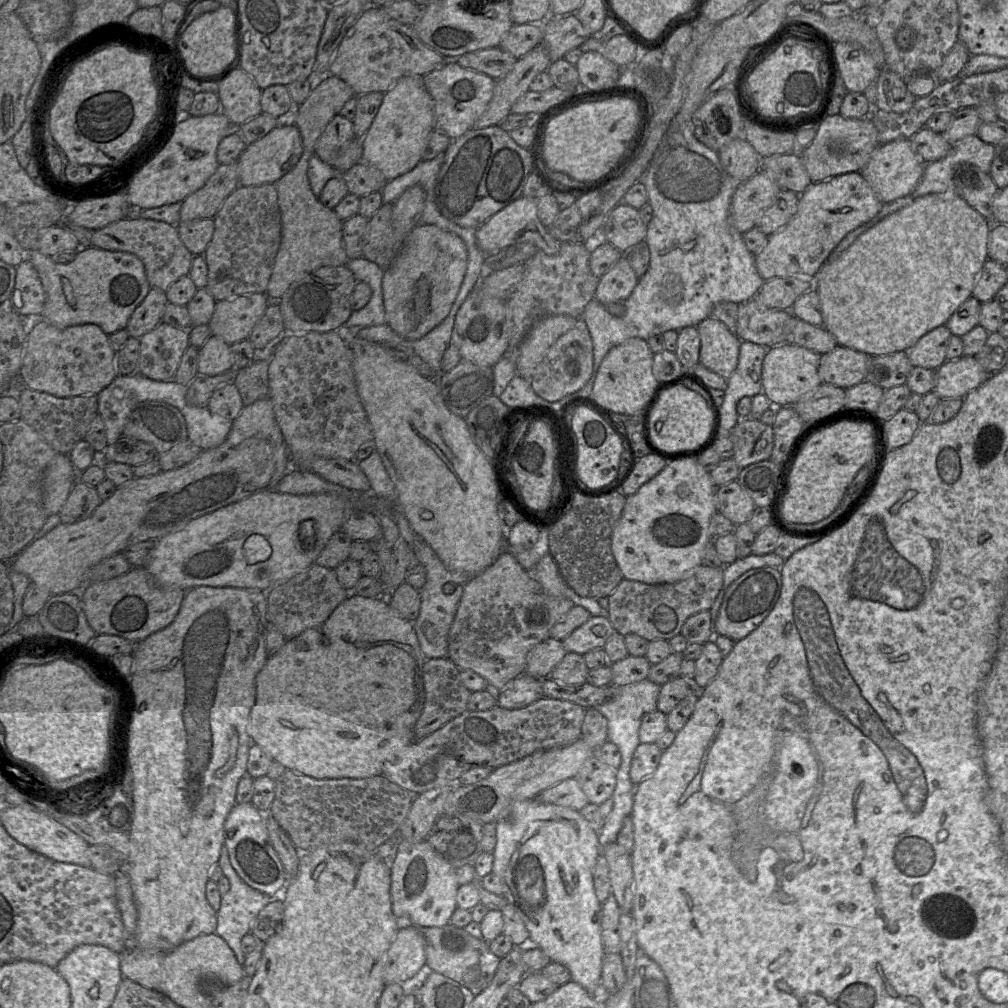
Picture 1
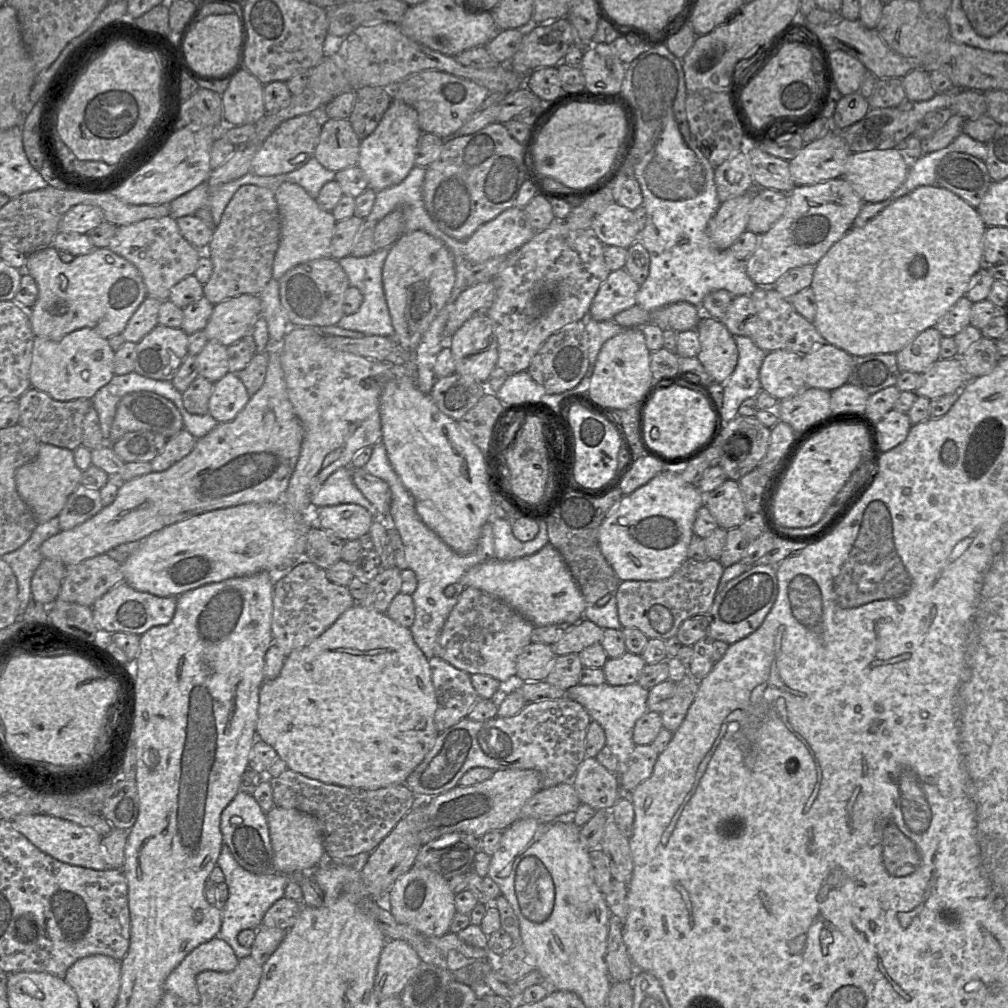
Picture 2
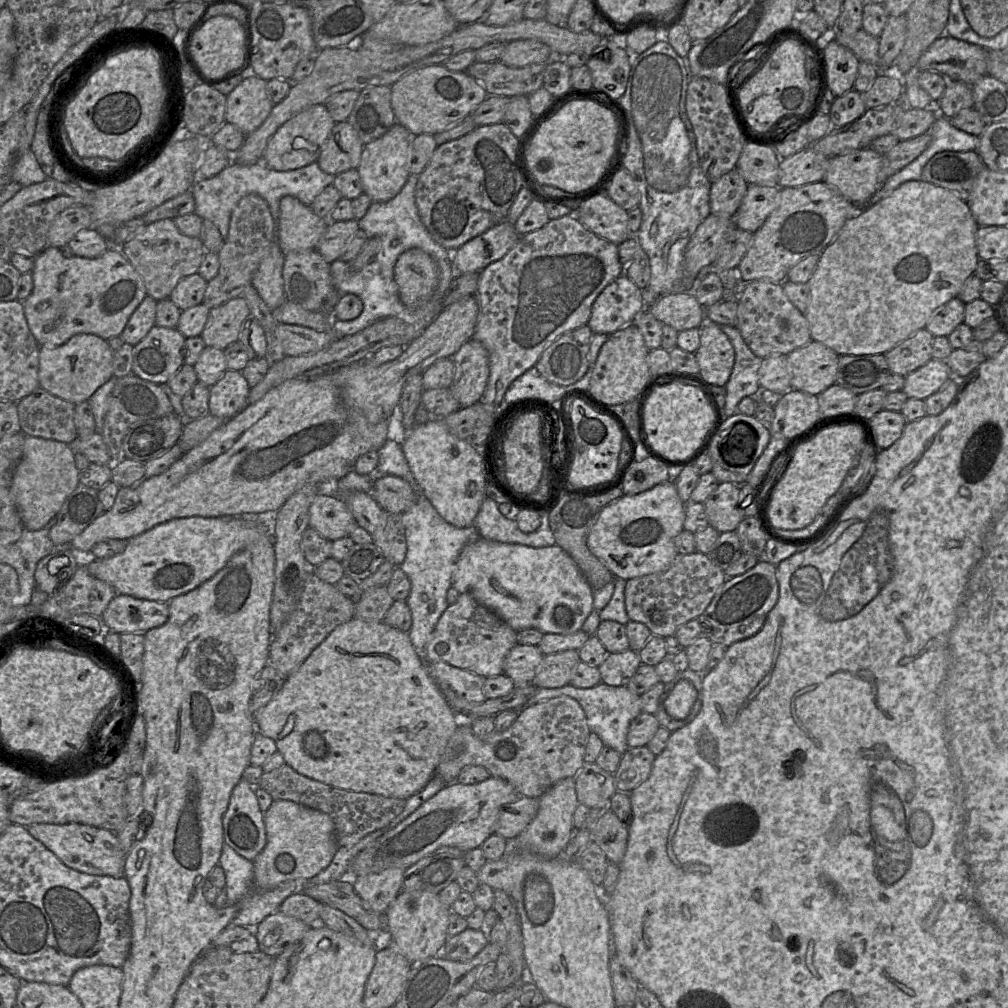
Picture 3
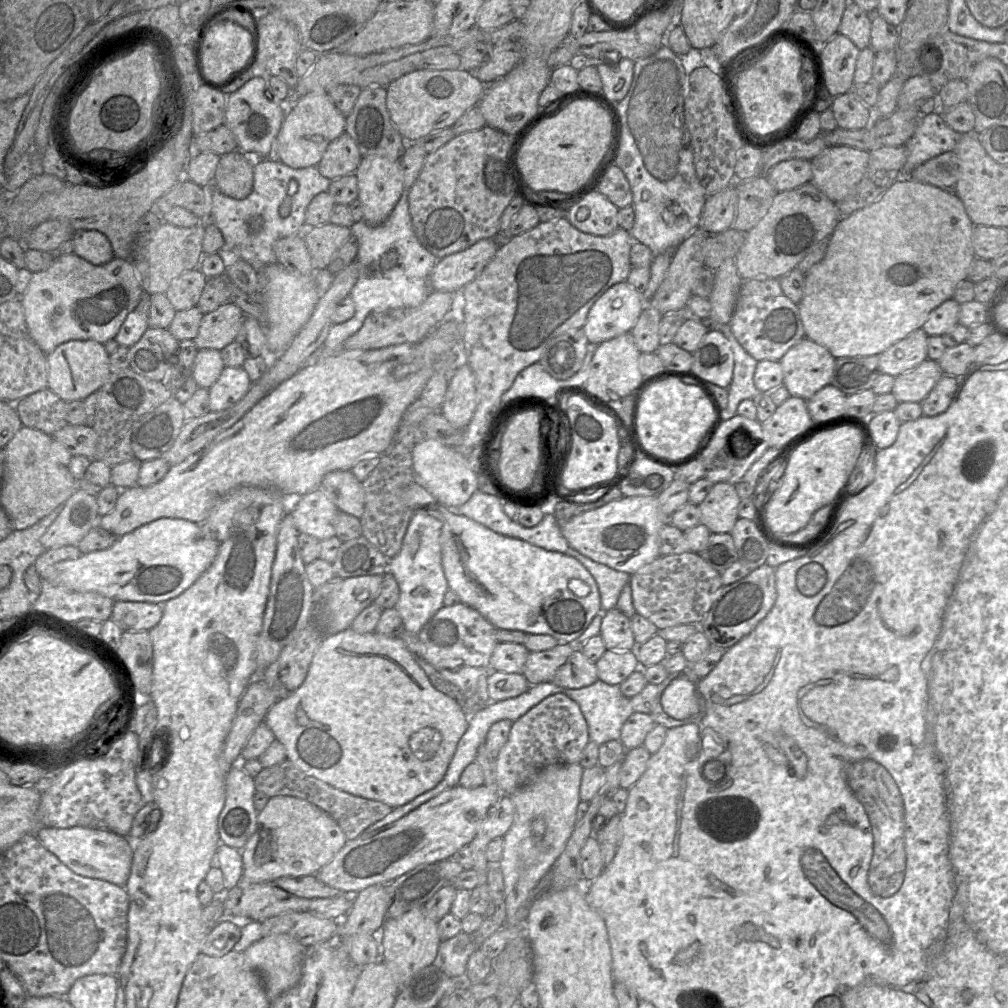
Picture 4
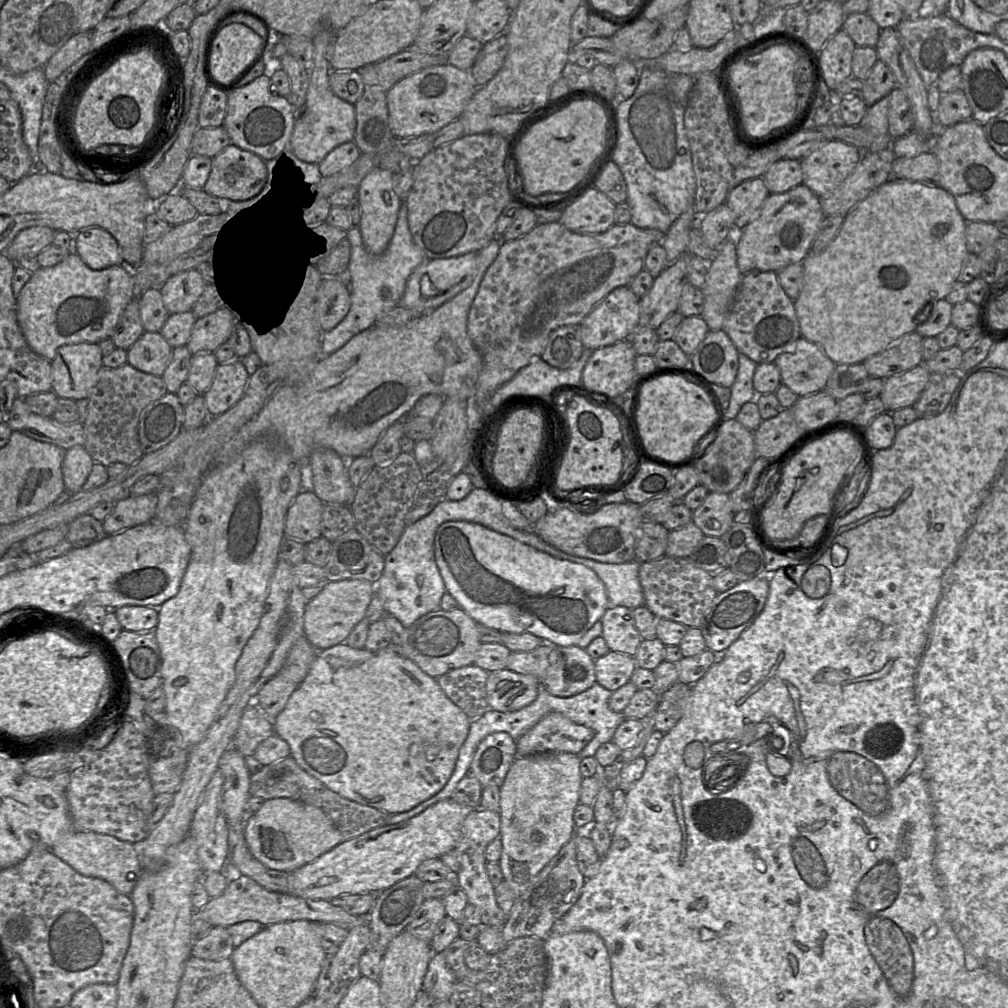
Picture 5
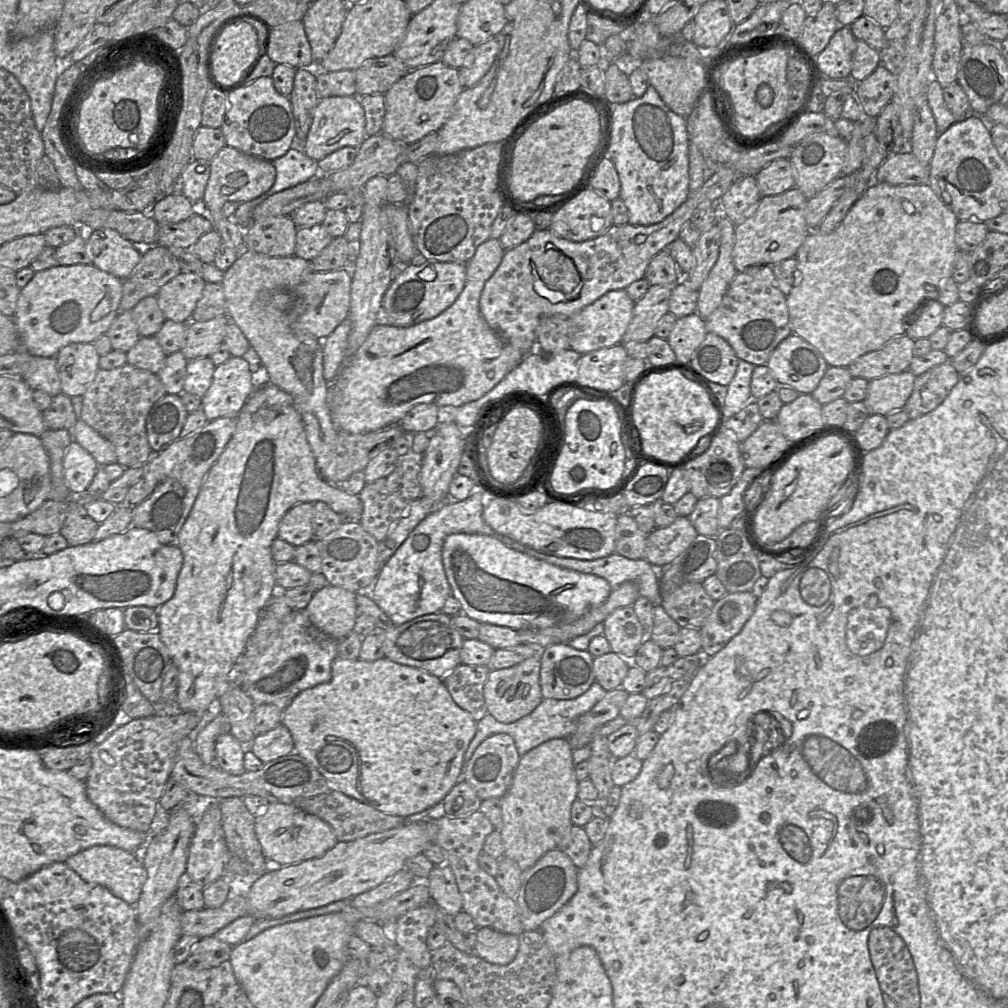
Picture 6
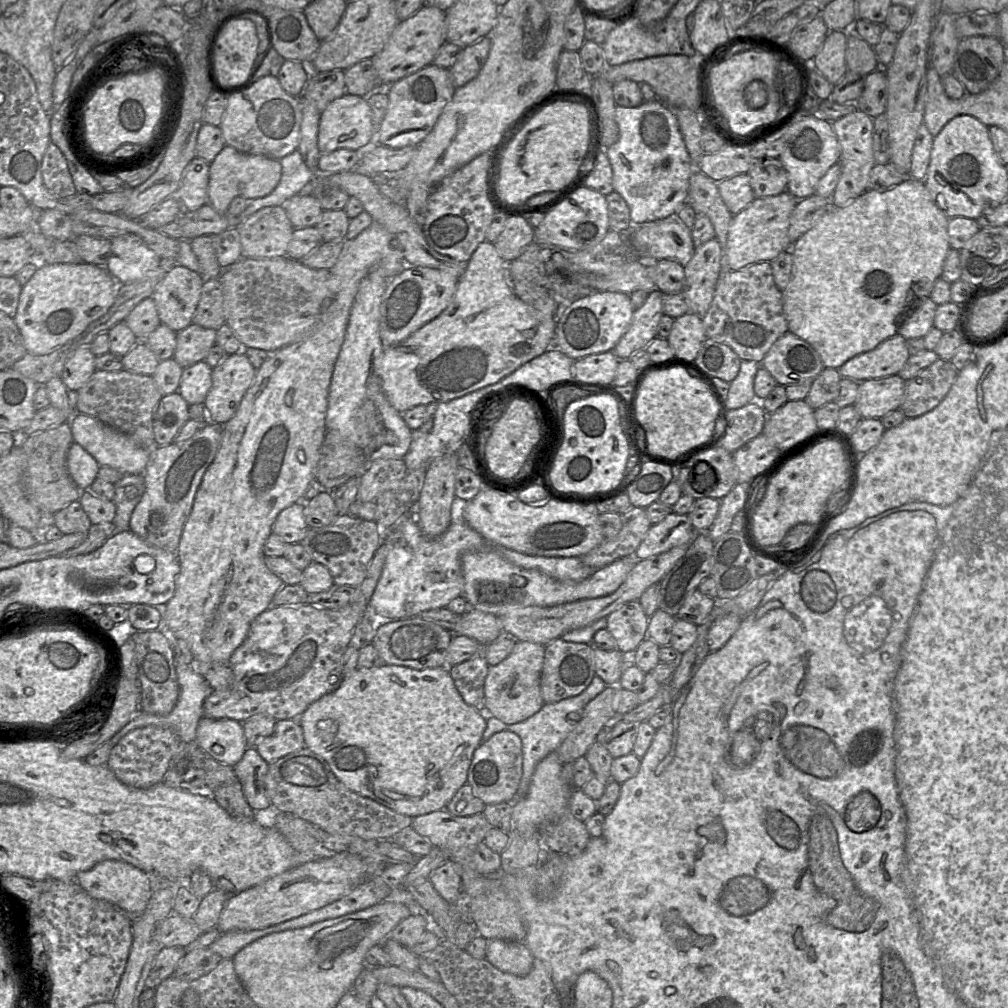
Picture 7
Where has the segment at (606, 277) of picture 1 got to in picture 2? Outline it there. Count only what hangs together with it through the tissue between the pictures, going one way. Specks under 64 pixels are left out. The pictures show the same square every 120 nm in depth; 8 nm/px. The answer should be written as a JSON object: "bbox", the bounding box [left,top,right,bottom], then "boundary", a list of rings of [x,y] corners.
{"bbox":[588,268,639,321],"boundary":[[[625,268],[611,271],[596,292],[588,317],[597,321],[613,320],[616,314],[636,305],[639,287]]]}

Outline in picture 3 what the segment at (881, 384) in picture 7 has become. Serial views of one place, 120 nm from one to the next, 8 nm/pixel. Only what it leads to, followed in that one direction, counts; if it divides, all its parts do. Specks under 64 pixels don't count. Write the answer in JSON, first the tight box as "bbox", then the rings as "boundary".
{"bbox":[902,359,950,400],"boundary":[[[931,359],[905,377],[902,391],[908,399],[926,400],[939,391],[950,377],[950,369],[946,361]]]}

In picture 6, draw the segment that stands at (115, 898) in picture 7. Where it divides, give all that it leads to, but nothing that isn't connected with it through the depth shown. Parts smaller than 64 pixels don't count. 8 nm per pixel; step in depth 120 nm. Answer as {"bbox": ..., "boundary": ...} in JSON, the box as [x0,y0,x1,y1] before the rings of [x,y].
{"bbox":[65,845,147,906],"boundary":[[[96,845],[82,850],[70,856],[65,864],[85,882],[107,888],[114,896],[132,906],[138,902],[147,879],[147,873],[140,855],[108,845]]]}

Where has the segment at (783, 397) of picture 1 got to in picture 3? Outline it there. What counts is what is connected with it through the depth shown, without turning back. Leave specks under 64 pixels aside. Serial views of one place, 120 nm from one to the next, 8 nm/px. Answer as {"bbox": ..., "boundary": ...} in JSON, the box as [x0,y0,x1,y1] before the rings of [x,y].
{"bbox":[758,355,790,393],"boundary":[[[774,355],[763,358],[758,370],[761,390],[785,393],[790,388],[790,369],[787,355]]]}

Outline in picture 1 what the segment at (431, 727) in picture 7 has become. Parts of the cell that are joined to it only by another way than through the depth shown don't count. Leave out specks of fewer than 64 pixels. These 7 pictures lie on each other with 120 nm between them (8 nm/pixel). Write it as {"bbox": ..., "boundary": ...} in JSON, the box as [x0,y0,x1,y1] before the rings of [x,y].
{"bbox":[247,594,425,779],"boundary":[[[349,594],[321,627],[307,629],[297,637],[286,640],[276,653],[268,656],[265,665],[256,676],[256,699],[247,725],[251,744],[259,745],[273,761],[284,765],[286,769],[316,779],[361,779],[382,775],[384,763],[395,759],[398,751],[415,740],[414,726],[421,715],[425,700],[422,676],[425,660],[413,622],[396,613],[389,605],[387,597]]]}

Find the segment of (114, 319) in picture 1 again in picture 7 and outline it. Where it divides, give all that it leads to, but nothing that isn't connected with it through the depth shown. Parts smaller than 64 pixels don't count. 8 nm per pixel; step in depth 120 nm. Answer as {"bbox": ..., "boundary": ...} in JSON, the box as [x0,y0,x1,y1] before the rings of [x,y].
{"bbox":[13,263,119,355],"boundary":[[[90,263],[39,264],[32,278],[22,287],[13,318],[26,351],[46,355],[73,341],[113,305],[119,283],[105,266]]]}

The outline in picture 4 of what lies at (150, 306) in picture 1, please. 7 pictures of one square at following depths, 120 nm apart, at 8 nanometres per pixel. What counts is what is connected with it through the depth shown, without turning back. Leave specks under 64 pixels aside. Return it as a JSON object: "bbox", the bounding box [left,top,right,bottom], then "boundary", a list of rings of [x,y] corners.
{"bbox":[114,290,151,348],"boundary":[[[143,290],[139,303],[127,315],[114,338],[119,346],[124,346],[127,348],[132,347],[140,340],[147,328],[149,328],[148,318],[150,296],[151,295],[145,293]]]}

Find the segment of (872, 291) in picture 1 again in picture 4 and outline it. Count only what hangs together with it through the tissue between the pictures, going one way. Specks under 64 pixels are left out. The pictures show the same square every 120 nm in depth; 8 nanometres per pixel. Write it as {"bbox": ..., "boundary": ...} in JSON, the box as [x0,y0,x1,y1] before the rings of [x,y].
{"bbox":[798,176,976,358],"boundary":[[[901,176],[876,201],[841,218],[828,239],[824,257],[805,273],[803,296],[798,303],[805,337],[825,347],[835,358],[850,358],[880,355],[914,330],[922,329],[931,311],[947,299],[953,298],[957,285],[968,279],[970,265],[976,257],[973,231],[974,223],[956,193],[947,192],[910,176]]]}

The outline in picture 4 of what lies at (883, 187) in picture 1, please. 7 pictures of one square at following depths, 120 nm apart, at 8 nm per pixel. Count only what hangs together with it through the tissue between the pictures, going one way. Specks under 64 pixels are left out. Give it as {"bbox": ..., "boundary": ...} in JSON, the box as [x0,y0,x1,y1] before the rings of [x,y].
{"bbox":[811,146,869,202],"boundary":[[[828,146],[811,160],[811,182],[834,202],[848,196],[864,176],[869,152],[851,146]]]}

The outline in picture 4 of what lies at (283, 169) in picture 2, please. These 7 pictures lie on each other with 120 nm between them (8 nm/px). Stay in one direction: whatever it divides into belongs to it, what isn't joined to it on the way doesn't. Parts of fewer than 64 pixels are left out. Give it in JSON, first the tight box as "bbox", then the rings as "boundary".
{"bbox":[274,93,346,168],"boundary":[[[310,93],[297,99],[286,111],[274,142],[274,157],[291,168],[317,166],[328,145],[345,132],[346,117],[336,108],[328,93]]]}

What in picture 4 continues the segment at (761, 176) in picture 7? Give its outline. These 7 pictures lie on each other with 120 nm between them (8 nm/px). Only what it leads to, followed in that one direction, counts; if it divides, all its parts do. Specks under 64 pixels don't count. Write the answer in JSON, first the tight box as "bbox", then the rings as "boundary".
{"bbox":[766,159,812,192],"boundary":[[[790,159],[777,163],[766,175],[776,192],[796,189],[812,180],[810,160]]]}

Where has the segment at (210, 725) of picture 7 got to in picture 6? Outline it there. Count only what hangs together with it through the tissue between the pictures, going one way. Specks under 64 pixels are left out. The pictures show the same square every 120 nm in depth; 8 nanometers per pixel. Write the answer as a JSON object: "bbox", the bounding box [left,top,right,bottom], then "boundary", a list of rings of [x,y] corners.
{"bbox":[215,732,246,775],"boundary":[[[230,732],[222,733],[215,742],[215,765],[231,775],[240,775],[244,770],[246,746]]]}

